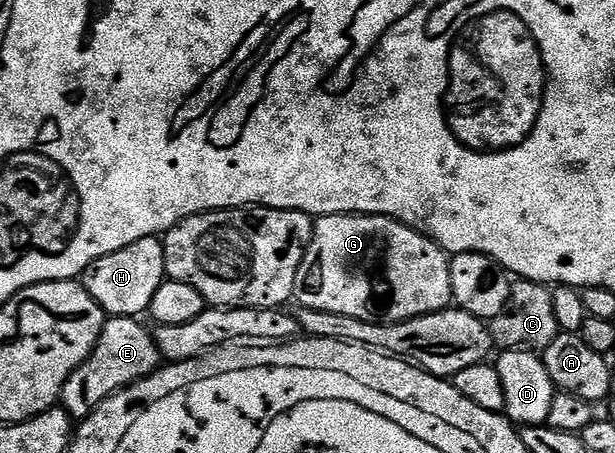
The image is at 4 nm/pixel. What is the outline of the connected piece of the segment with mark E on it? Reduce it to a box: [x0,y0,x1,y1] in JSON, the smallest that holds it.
[61,317,160,419]

